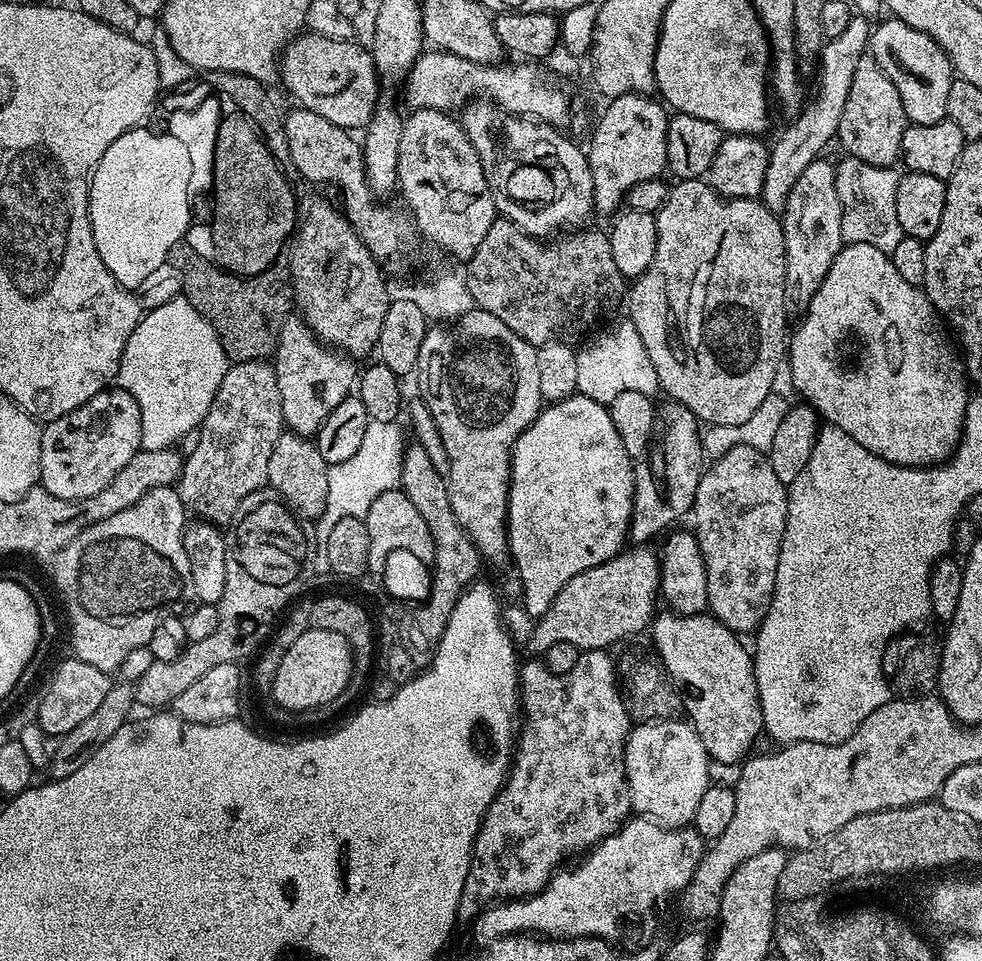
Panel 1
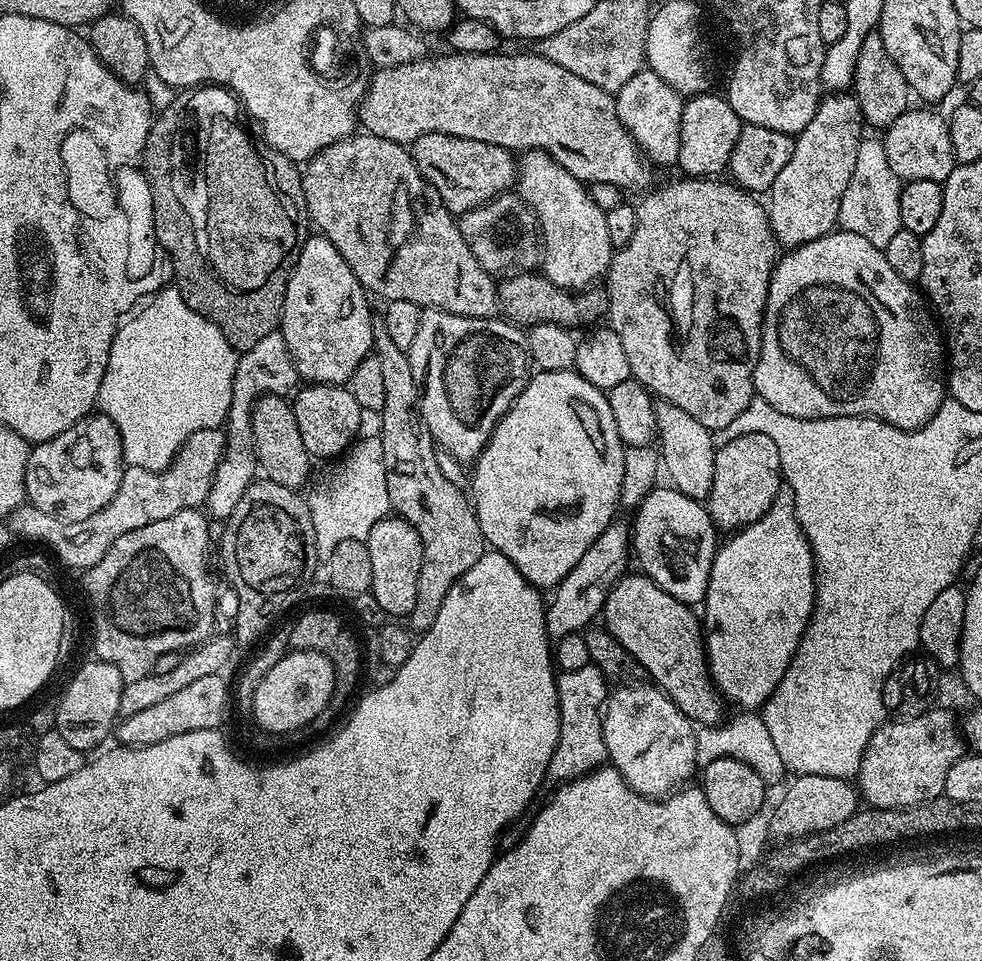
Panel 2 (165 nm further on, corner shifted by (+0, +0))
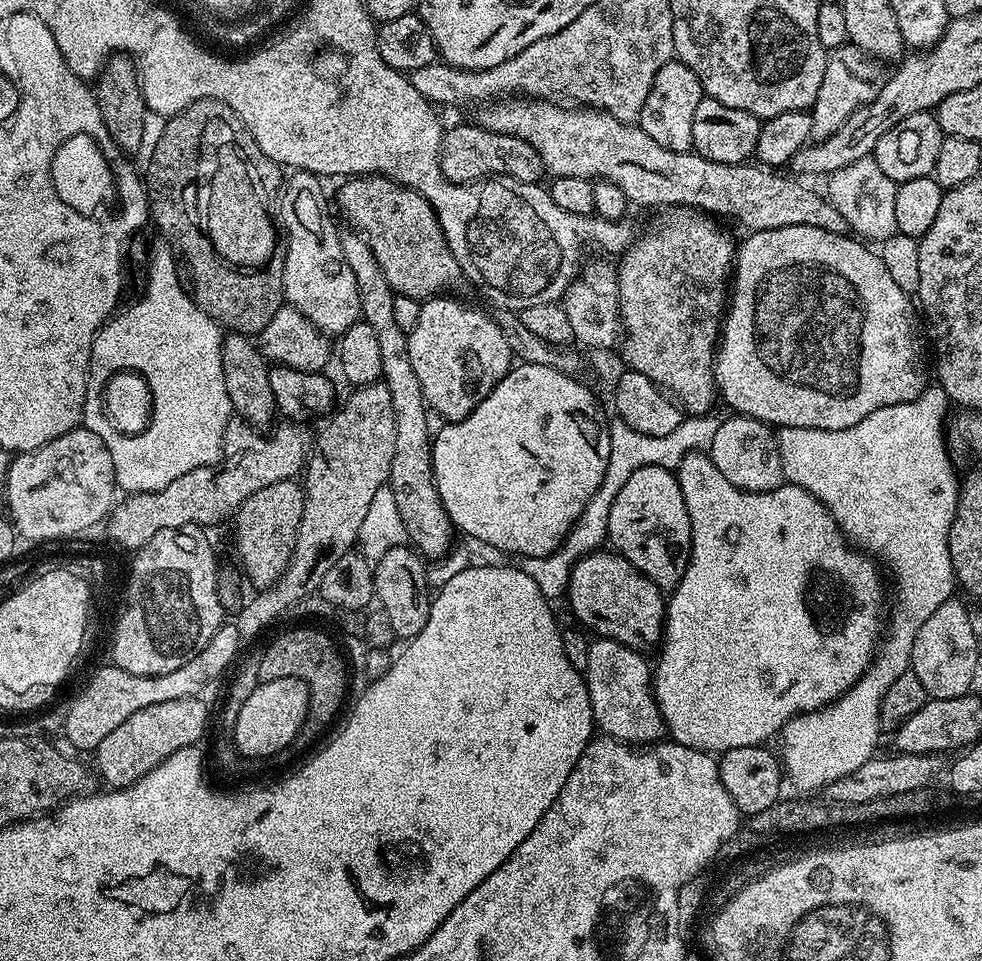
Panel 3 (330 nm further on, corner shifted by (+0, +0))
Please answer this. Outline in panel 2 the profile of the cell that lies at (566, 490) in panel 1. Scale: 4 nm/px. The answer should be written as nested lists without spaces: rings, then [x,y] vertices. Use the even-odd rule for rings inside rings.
[[[575,370],[567,372],[537,371],[529,379],[528,384],[522,390],[522,394],[518,394],[518,398],[512,403],[507,414],[498,422],[491,438],[488,439],[488,444],[484,447],[482,454],[474,462],[474,467],[471,469],[471,471],[473,470],[473,493],[471,492],[471,495],[474,497],[478,526],[482,530],[487,547],[506,554],[506,558],[510,558],[510,562],[514,562],[514,566],[518,566],[522,578],[526,578],[534,587],[541,590],[554,589],[570,574],[570,570],[573,570],[574,566],[578,566],[582,554],[594,545],[598,536],[602,535],[617,519],[616,508],[618,509],[618,505],[621,503],[620,490],[623,486],[625,449],[626,445],[620,441],[618,429],[614,427],[614,413],[610,411],[610,402],[601,389],[596,388],[590,382],[586,382],[586,378],[579,376]]]

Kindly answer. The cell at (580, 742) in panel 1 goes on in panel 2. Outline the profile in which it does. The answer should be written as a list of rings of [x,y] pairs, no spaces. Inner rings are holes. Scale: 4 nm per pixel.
[[[590,663],[582,666],[582,670],[560,672],[556,677],[556,689],[560,707],[560,733],[554,758],[550,758],[547,779],[567,782],[576,780],[595,768],[605,767],[608,760],[606,742],[602,734],[602,713],[610,695],[610,680],[604,675],[603,668],[597,668],[595,664]]]

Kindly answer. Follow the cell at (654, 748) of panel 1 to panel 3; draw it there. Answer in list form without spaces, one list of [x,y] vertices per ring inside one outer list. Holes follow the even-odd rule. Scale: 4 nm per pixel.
[[[596,638],[589,643],[590,662],[582,675],[588,682],[592,719],[605,736],[612,736],[621,744],[652,746],[666,736],[664,719],[656,704],[654,676],[641,653],[613,640]]]

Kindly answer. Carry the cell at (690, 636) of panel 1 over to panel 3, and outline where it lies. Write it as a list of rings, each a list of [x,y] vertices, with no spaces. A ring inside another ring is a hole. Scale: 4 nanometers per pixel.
[[[594,551],[573,565],[567,600],[573,614],[581,620],[579,623],[585,629],[593,628],[597,637],[625,644],[627,648],[641,654],[648,654],[651,648],[653,651],[663,637],[665,593],[625,556],[615,551]]]

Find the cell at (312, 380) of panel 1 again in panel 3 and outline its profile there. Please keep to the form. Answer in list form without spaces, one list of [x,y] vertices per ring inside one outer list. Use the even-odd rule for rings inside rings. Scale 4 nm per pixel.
[[[299,170],[293,171],[283,183],[284,201],[281,204],[279,201],[278,216],[286,233],[286,247],[280,273],[285,301],[297,308],[319,332],[336,338],[361,319],[358,282],[354,282],[354,270],[346,266],[340,232],[328,213],[328,200],[320,184],[323,184],[321,177]]]

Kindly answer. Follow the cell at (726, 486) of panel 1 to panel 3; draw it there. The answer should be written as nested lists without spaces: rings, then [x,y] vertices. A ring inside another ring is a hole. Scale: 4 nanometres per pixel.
[[[739,414],[729,415],[729,420],[724,420],[716,428],[712,436],[710,455],[714,466],[730,482],[747,492],[765,492],[774,490],[779,484],[785,483],[782,470],[782,454],[777,433],[761,420]]]

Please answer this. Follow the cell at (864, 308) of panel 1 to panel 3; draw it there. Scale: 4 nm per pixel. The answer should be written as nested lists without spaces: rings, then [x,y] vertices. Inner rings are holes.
[[[782,226],[778,230],[749,231],[747,235],[744,241],[739,241],[736,250],[736,262],[730,281],[730,299],[722,321],[714,365],[719,399],[725,400],[732,407],[733,413],[761,420],[763,424],[777,429],[846,430],[862,422],[866,414],[874,414],[874,410],[882,406],[898,406],[924,393],[930,376],[924,373],[924,344],[920,341],[920,328],[912,317],[909,293],[902,291],[894,283],[882,258],[873,249],[871,252],[867,243],[848,234],[818,230],[818,226]]]

